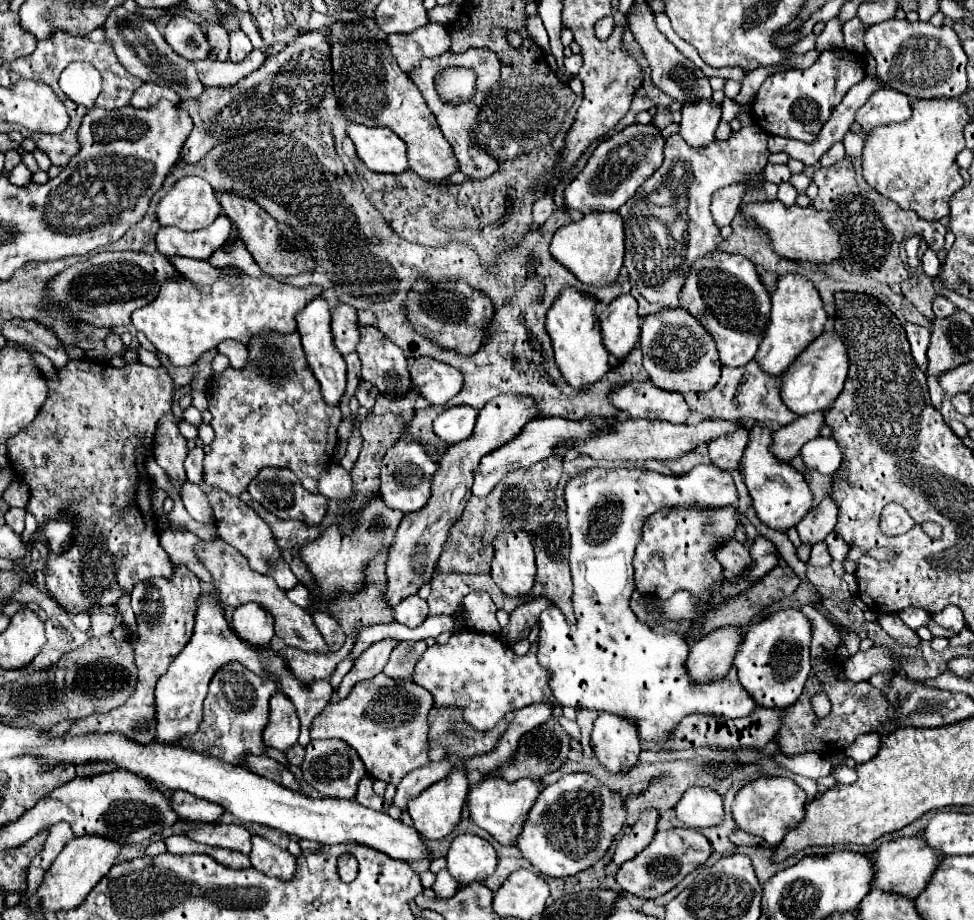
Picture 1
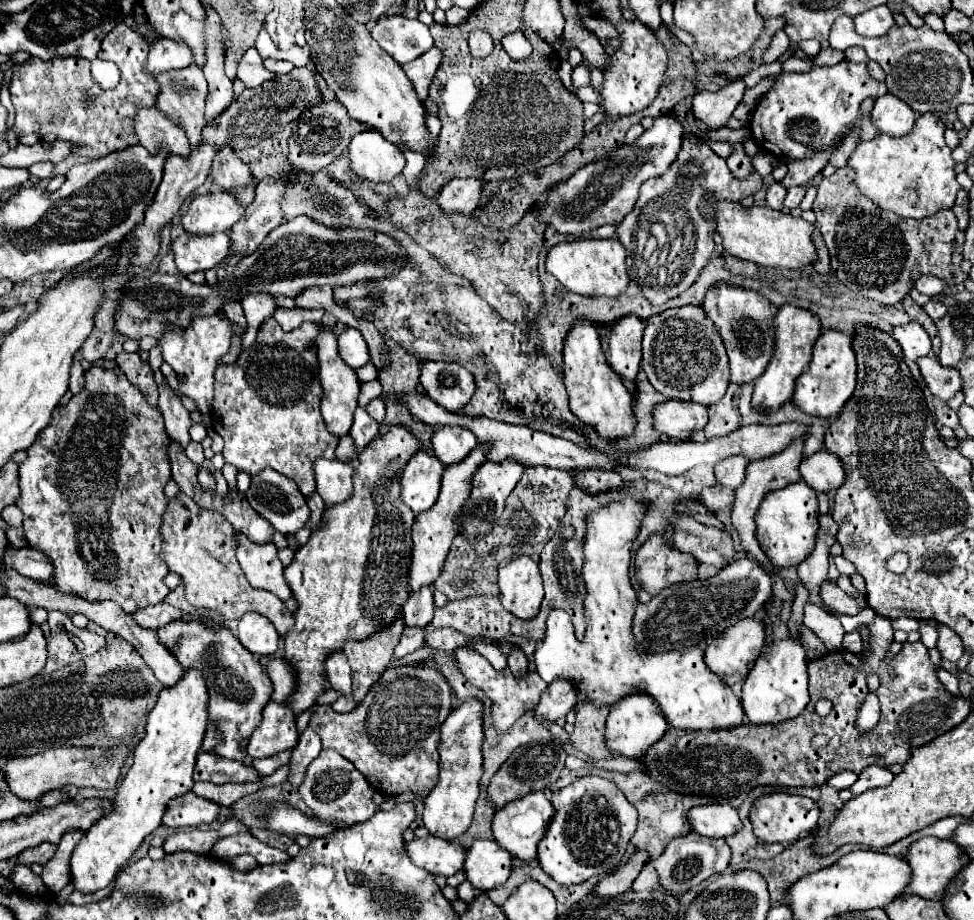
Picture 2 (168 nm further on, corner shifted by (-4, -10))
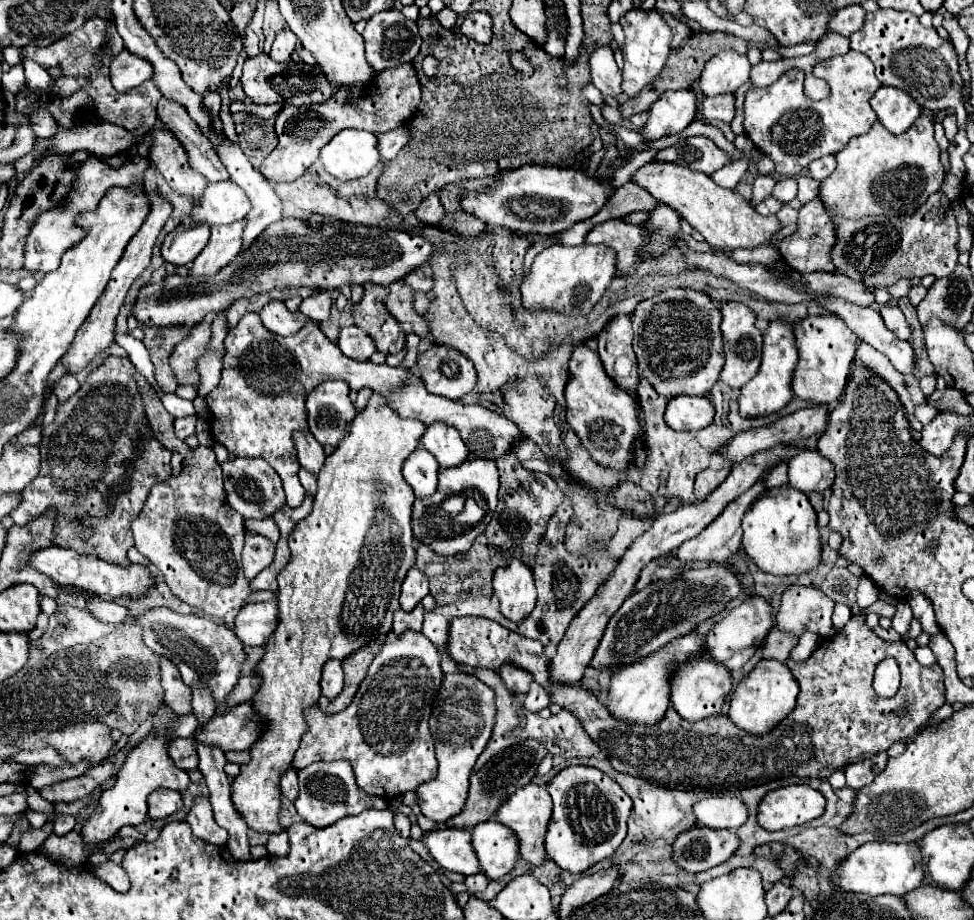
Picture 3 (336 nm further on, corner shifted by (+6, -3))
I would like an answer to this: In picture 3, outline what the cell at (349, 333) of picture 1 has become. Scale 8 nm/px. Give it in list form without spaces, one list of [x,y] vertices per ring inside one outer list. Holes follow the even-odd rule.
[[[356,325],[344,327],[338,337],[340,351],[356,361],[366,361],[374,353],[374,341],[366,335],[366,331],[358,329]]]

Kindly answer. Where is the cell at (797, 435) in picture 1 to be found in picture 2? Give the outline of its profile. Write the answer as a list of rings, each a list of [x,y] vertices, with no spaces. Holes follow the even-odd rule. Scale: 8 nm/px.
[[[796,440],[796,442],[792,442],[786,450],[782,450],[780,454],[776,454],[776,456],[772,456],[772,458],[764,458],[764,460],[758,460],[758,462],[750,462],[748,468],[746,468],[746,478],[744,478],[744,482],[740,484],[740,488],[736,490],[736,502],[734,502],[732,514],[730,514],[732,526],[734,526],[736,532],[738,532],[742,550],[744,550],[748,556],[756,558],[758,562],[762,562],[762,564],[766,564],[768,558],[766,558],[766,554],[760,550],[760,544],[758,544],[758,540],[756,540],[756,536],[754,536],[754,532],[756,532],[754,514],[756,514],[760,502],[764,500],[764,496],[766,496],[768,492],[786,488],[788,484],[800,480],[798,464],[800,464],[800,452],[802,452],[802,448],[804,448],[804,442],[802,442],[802,440]]]

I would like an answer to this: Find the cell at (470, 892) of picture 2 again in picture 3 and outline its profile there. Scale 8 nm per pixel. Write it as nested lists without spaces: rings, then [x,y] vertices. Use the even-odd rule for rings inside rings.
[[[476,873],[476,875],[468,875],[466,881],[464,881],[464,885],[466,885],[466,891],[468,891],[470,895],[474,895],[474,893],[486,889],[488,879],[486,879],[482,873]]]

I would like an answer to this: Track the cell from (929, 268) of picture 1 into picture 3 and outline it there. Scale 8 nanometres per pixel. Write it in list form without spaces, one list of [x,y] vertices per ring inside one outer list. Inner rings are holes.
[[[900,279],[898,283],[894,283],[894,287],[888,287],[888,291],[890,291],[892,299],[896,301],[896,299],[900,299],[900,297],[908,295],[910,287],[912,287],[912,285],[910,285],[910,281],[908,281],[908,279]]]

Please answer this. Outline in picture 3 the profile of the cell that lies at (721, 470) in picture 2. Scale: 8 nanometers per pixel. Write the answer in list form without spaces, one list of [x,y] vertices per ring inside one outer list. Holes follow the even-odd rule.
[[[724,467],[720,471],[714,471],[714,469],[704,469],[696,475],[696,485],[694,485],[694,493],[698,495],[698,499],[704,499],[706,495],[710,495],[726,477],[728,477],[730,469]]]

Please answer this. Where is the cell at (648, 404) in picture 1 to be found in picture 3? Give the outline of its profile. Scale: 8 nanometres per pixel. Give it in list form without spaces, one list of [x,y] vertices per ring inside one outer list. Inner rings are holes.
[[[674,397],[666,405],[664,421],[674,431],[698,431],[708,427],[714,417],[714,405],[708,397]]]

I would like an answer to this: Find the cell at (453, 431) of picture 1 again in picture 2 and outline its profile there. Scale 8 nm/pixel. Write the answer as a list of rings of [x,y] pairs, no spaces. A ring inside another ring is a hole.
[[[444,426],[438,428],[432,436],[432,450],[434,456],[444,464],[458,464],[462,462],[474,448],[478,440],[470,430],[464,430],[460,426]]]

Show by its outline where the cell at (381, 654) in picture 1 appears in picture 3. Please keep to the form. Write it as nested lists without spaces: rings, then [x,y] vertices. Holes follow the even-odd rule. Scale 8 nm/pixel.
[[[418,605],[414,611],[406,613],[406,611],[396,611],[394,613],[394,627],[392,631],[396,635],[404,635],[406,631],[422,631],[422,615],[424,615],[424,607]]]

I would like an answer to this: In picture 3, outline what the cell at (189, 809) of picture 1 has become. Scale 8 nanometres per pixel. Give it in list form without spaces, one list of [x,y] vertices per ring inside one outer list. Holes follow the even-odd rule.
[[[156,789],[148,799],[148,815],[152,819],[164,819],[182,809],[182,795],[172,789]]]

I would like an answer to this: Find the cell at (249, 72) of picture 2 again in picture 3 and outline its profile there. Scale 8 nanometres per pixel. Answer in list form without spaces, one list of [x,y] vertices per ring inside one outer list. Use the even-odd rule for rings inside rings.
[[[260,53],[256,57],[248,57],[244,61],[240,83],[244,87],[244,93],[254,103],[262,103],[262,105],[276,103],[276,101],[282,101],[286,105],[310,105],[310,103],[318,103],[322,99],[328,99],[330,95],[336,93],[334,87],[330,87],[330,83],[326,83],[326,77],[322,73],[318,73],[316,67],[306,65],[306,63],[298,65],[294,61],[276,63],[266,53]],[[276,77],[282,77],[282,81],[274,81]]]

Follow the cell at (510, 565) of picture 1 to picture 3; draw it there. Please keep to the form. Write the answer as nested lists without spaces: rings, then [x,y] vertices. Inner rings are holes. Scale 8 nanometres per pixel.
[[[512,559],[508,567],[494,571],[494,593],[500,599],[500,611],[510,621],[522,621],[536,605],[534,577],[528,565]]]

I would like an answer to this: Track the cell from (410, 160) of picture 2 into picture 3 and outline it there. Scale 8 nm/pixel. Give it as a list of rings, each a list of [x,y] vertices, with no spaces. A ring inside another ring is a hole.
[[[404,123],[388,133],[376,135],[376,137],[378,137],[378,145],[382,149],[382,161],[386,163],[386,161],[392,161],[400,153],[400,149],[412,139],[412,133],[410,133],[408,123]]]

